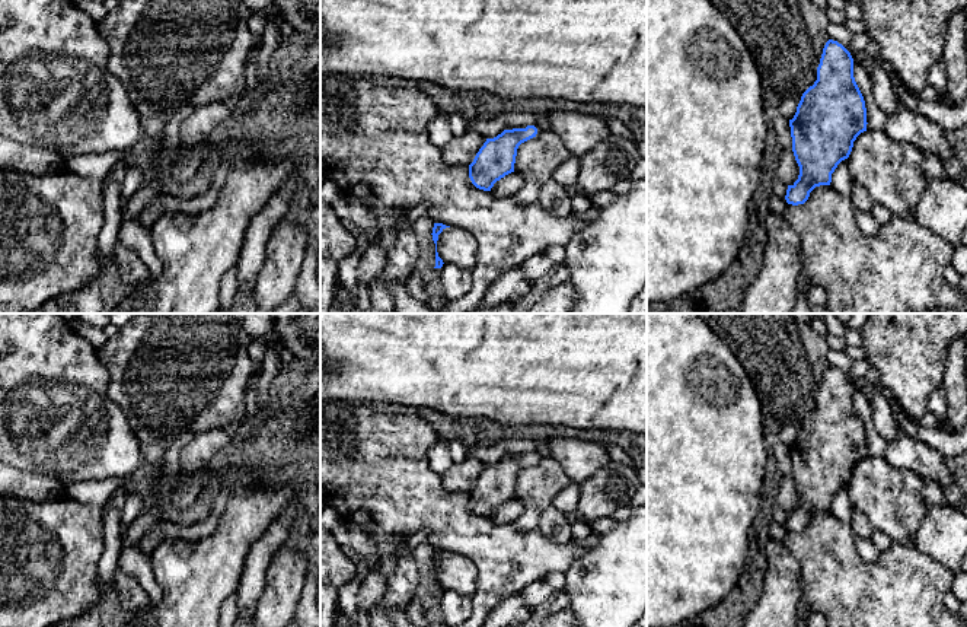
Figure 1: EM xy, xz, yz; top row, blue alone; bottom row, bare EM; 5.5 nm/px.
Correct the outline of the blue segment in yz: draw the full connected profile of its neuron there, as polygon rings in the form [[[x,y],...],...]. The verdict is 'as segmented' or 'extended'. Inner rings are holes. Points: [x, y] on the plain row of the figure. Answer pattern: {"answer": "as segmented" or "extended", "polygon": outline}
{"answer": "as segmented", "polygon": [[[829,366],[817,394],[817,407],[801,423],[789,446],[798,506],[788,512],[788,531],[804,531],[810,519],[830,512],[837,491],[848,486],[856,464],[867,458],[867,435],[853,404],[853,385]]]}

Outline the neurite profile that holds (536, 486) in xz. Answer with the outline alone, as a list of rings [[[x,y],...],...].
[[[542,456],[536,465],[521,470],[517,475],[514,499],[524,507],[545,510],[553,497],[571,484],[562,467],[550,456]]]

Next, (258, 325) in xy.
[[[230,314],[240,321],[252,340],[262,340],[268,346],[272,340],[274,319],[272,314]]]

